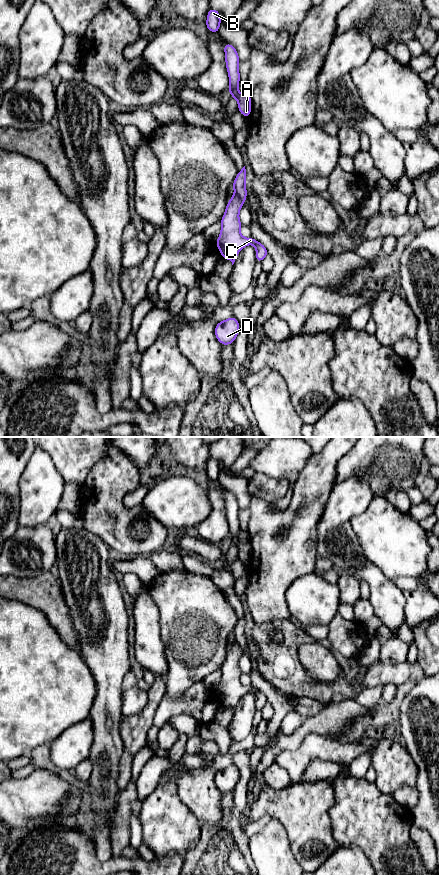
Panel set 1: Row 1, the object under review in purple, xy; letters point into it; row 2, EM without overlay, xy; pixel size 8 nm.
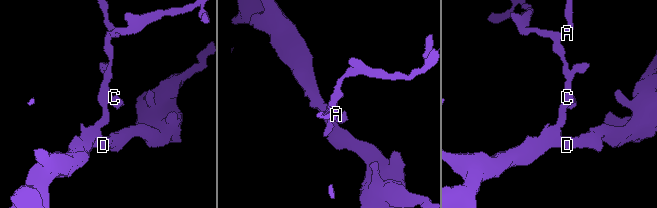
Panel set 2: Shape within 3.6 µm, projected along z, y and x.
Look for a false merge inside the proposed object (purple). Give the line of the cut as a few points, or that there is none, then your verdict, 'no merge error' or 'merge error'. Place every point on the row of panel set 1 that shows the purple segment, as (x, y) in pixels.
cut xy (235, 192), (243, 202); merge error

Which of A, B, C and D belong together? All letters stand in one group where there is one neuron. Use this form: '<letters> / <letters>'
A B / C D

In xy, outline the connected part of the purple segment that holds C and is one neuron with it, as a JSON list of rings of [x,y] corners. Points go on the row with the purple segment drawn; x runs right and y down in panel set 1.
[[[234,193],[228,201],[225,213],[221,219],[221,232],[216,241],[216,245],[221,252],[221,256],[232,262],[235,262],[236,257],[241,249],[247,245],[254,245],[256,248],[256,261],[261,263],[268,255],[266,247],[254,238],[244,238],[241,233],[241,221],[239,220],[239,212],[244,202]]]

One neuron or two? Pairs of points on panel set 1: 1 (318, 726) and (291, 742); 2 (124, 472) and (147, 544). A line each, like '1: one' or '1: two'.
1: one
2: one

